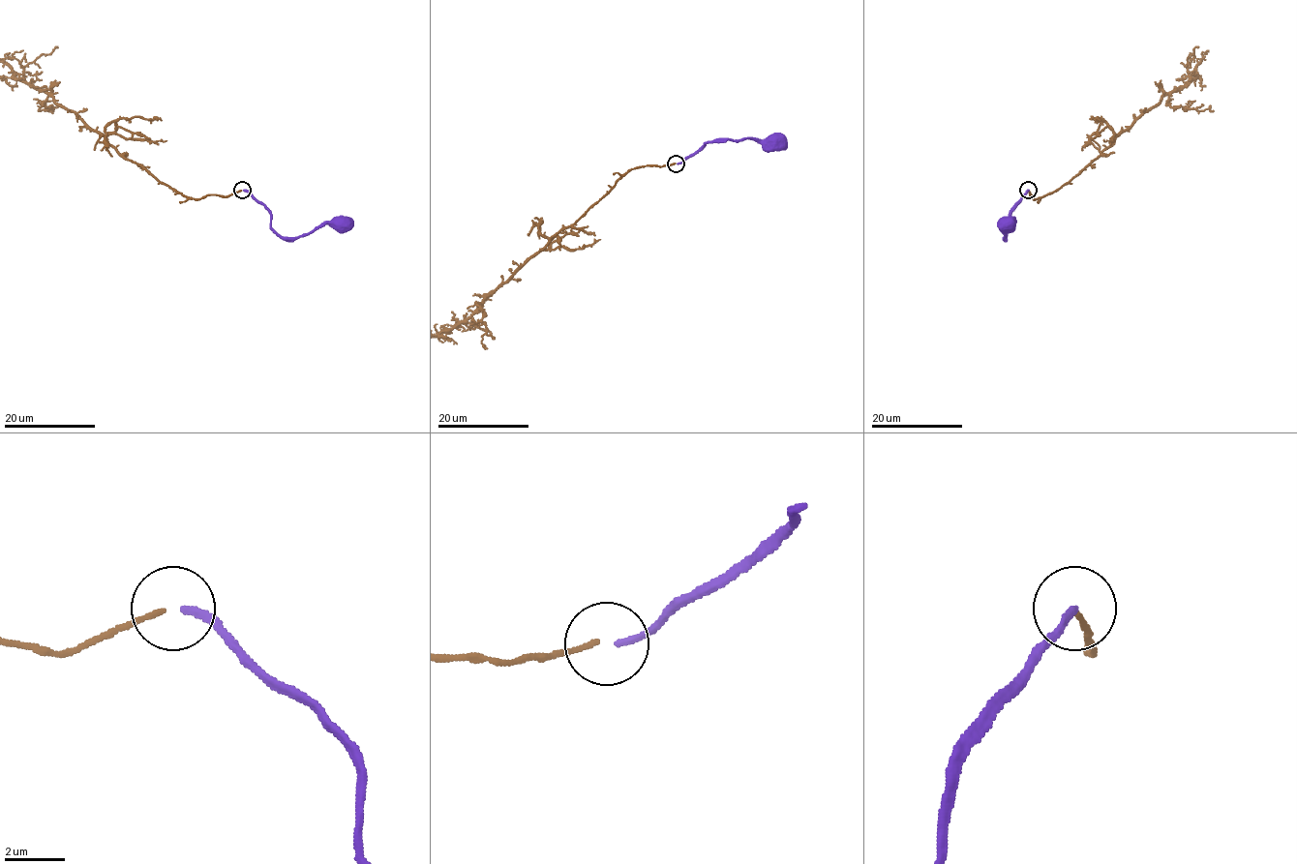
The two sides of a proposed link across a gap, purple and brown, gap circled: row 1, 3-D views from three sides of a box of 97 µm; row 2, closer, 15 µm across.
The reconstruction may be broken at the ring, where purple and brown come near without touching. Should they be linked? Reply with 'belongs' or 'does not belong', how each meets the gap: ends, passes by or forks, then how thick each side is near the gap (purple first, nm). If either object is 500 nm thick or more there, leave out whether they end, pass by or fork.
does not belong; purple ends there; brown ends there; 240 nm thick on the purple side, 160 nm on the other

